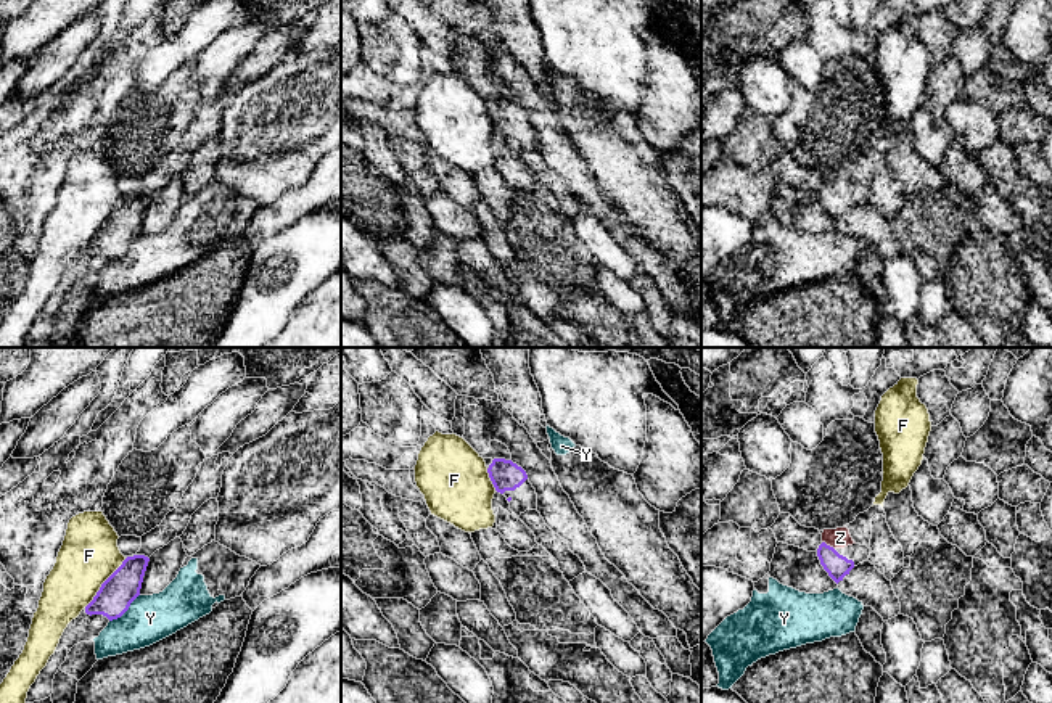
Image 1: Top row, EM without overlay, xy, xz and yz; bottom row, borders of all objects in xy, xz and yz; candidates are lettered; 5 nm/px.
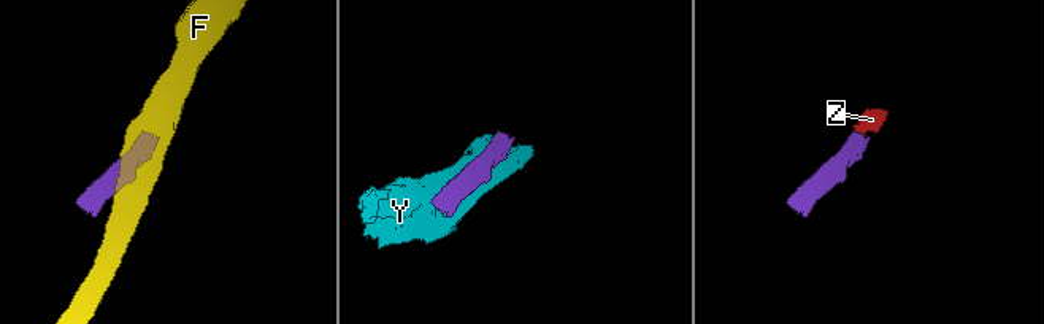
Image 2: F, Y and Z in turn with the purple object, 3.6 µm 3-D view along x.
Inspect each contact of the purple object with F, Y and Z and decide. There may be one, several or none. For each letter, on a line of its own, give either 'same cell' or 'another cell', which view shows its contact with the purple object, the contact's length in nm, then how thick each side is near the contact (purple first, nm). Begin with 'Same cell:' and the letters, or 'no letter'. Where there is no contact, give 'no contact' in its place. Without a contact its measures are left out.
Same cell: Z
F: another cell | xy | 320 nm | 170/300 nm
Y: another cell | xy | 200 nm | 170/240 nm
Z: same cell | yz | 80 nm | 120/110 nm

